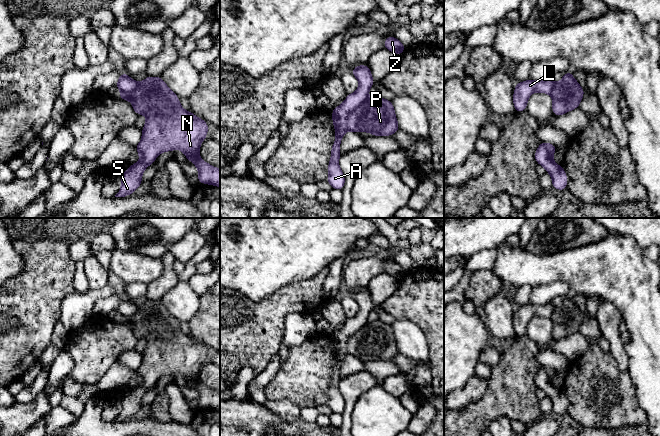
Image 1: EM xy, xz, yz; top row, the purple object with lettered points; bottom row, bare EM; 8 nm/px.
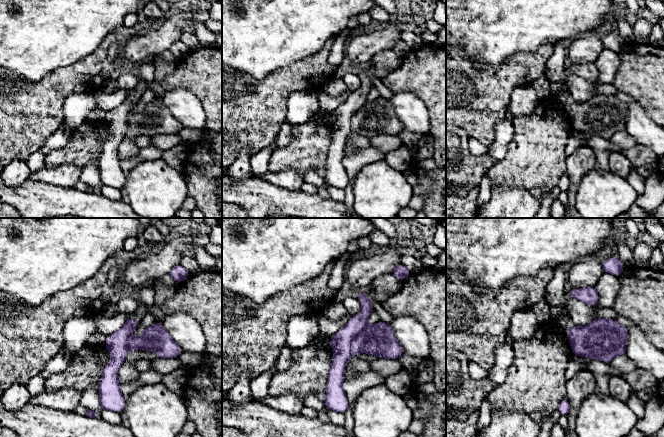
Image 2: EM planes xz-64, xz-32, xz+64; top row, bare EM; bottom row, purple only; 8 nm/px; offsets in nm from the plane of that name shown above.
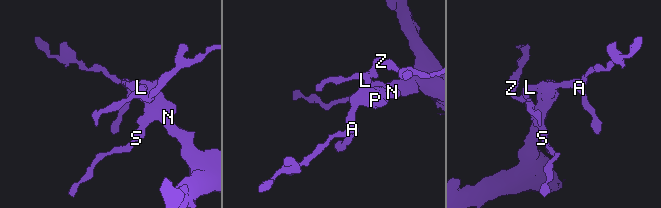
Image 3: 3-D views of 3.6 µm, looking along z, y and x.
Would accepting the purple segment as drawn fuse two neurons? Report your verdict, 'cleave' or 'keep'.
cleave

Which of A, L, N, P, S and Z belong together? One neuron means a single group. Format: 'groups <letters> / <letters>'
groups A L Z / N P S

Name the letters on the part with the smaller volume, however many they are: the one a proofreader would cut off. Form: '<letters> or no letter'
A, L, Z

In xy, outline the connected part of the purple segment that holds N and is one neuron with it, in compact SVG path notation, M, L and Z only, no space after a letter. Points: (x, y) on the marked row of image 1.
M147 76L145 80L138 83L137 88L130 92L121 92L120 99L132 102L132 108L137 115L143 114L147 121L142 128L142 139L135 147L140 156L140 161L130 165L121 175L121 189L115 197L125 197L136 191L142 184L142 174L151 165L159 154L166 151L180 149L191 160L193 165L199 169L197 174L201 184L209 184L220 187L220 169L208 164L199 157L199 148L202 141L207 138L208 123L198 118L190 111L182 108L179 97L170 90L162 77Z

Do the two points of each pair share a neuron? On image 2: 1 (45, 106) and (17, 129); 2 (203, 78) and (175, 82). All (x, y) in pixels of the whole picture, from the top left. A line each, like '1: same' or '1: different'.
1: same
2: same

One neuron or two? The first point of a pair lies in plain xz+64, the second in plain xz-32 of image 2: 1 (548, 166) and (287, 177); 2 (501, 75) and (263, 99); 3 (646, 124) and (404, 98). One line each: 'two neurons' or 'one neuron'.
1: two neurons
2: one neuron
3: one neuron

